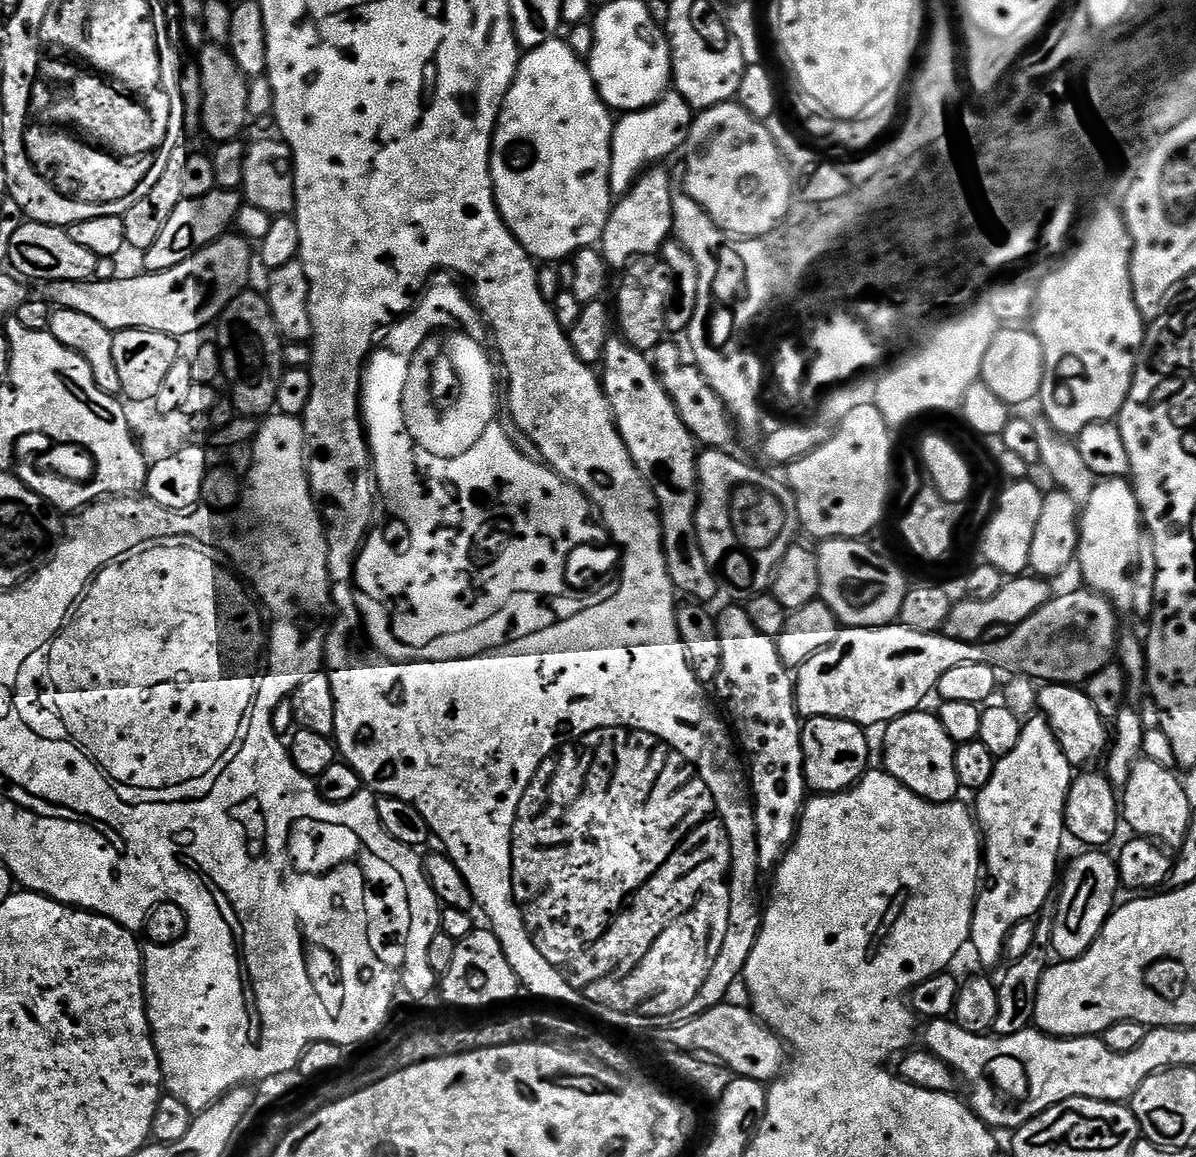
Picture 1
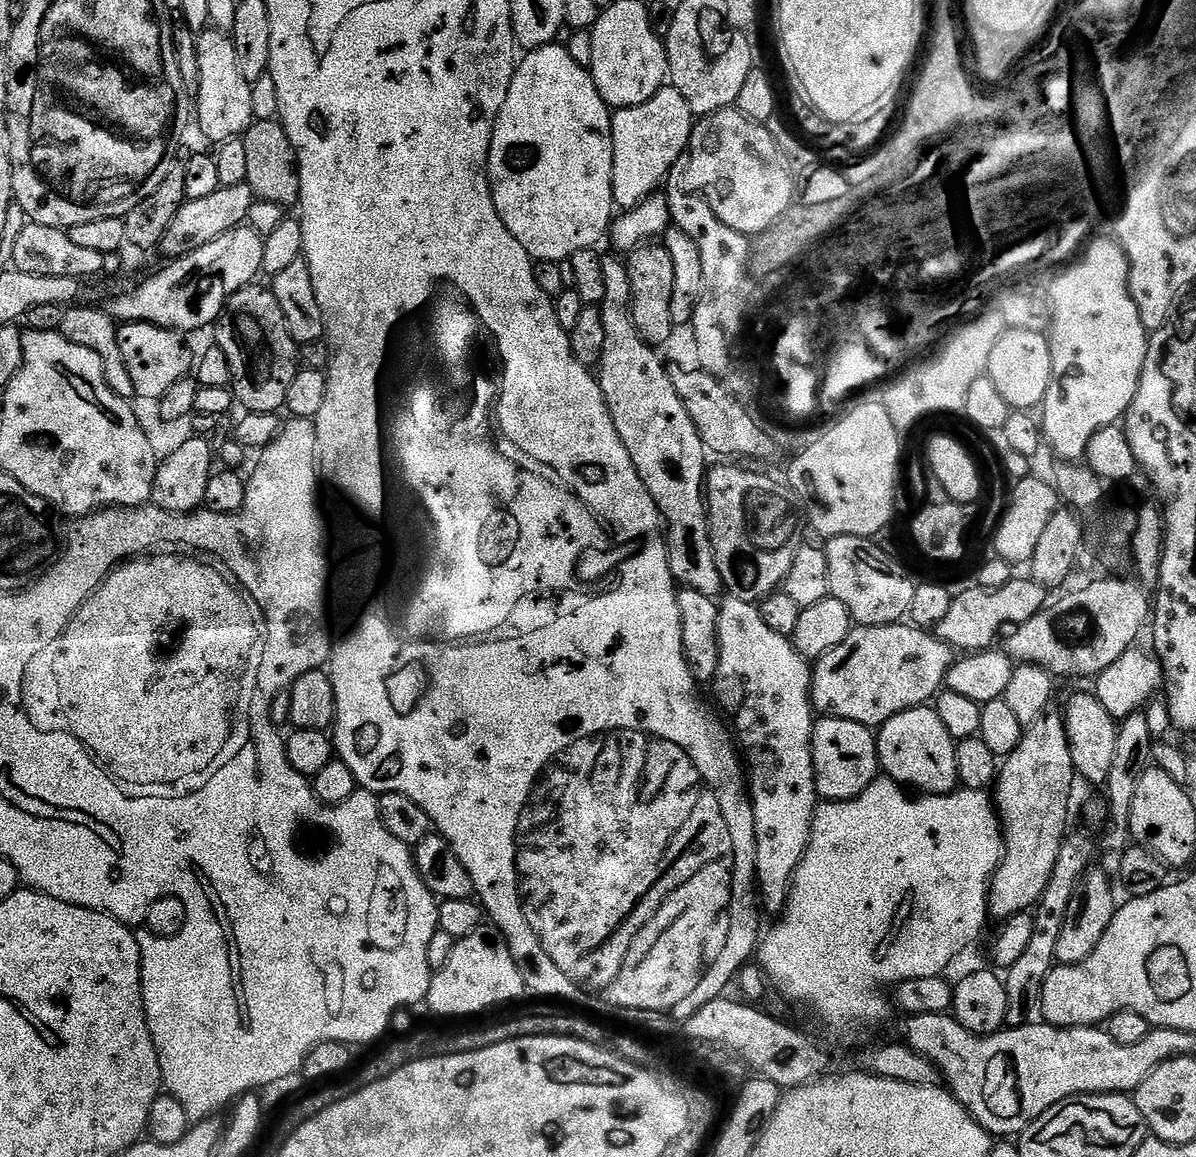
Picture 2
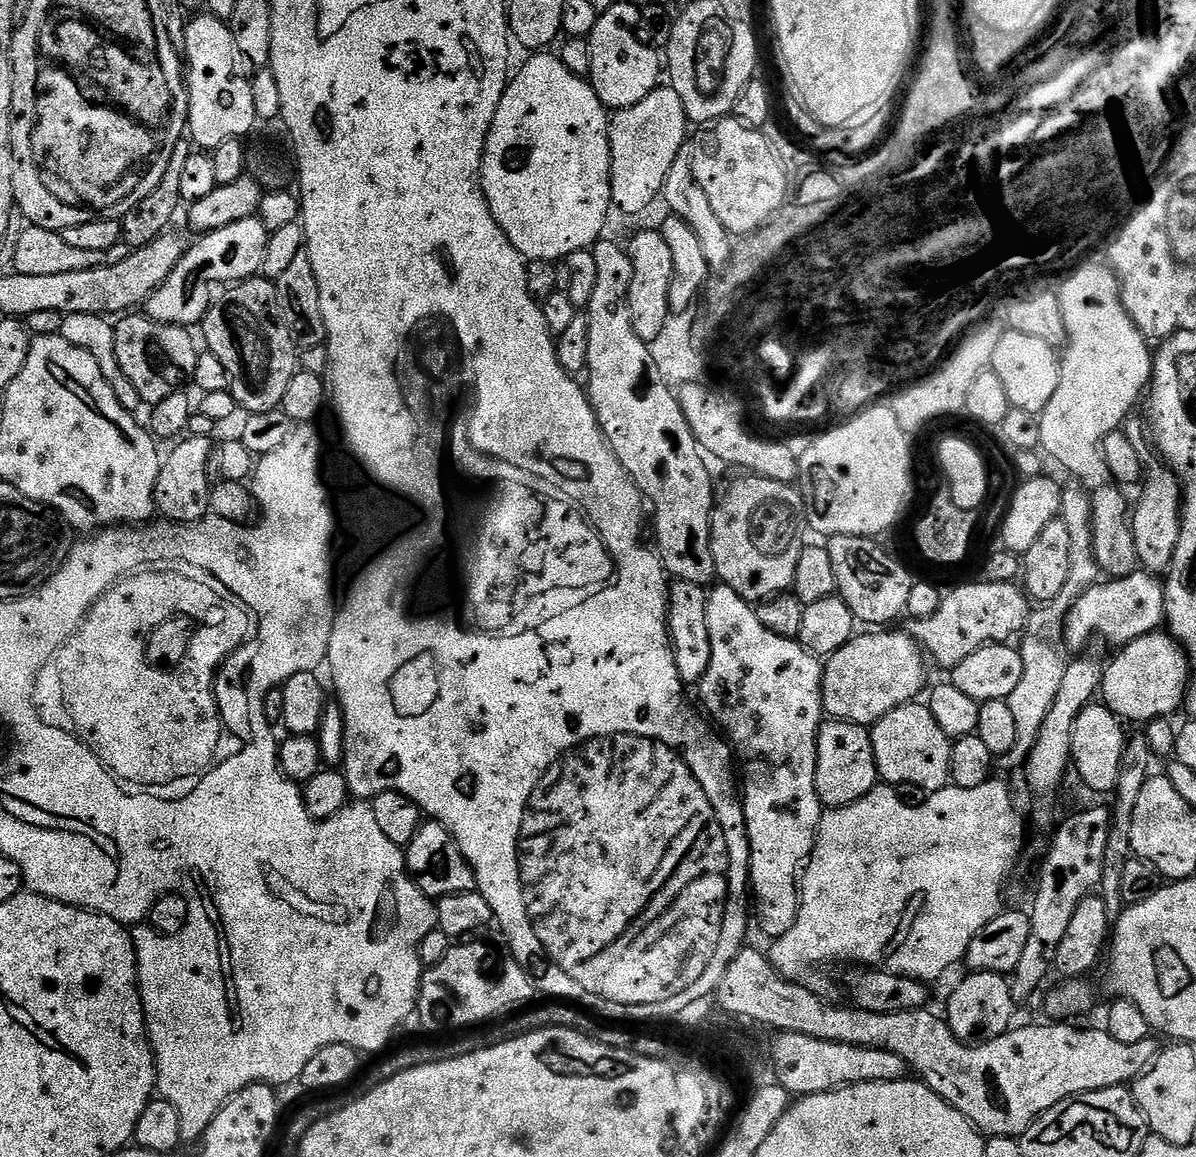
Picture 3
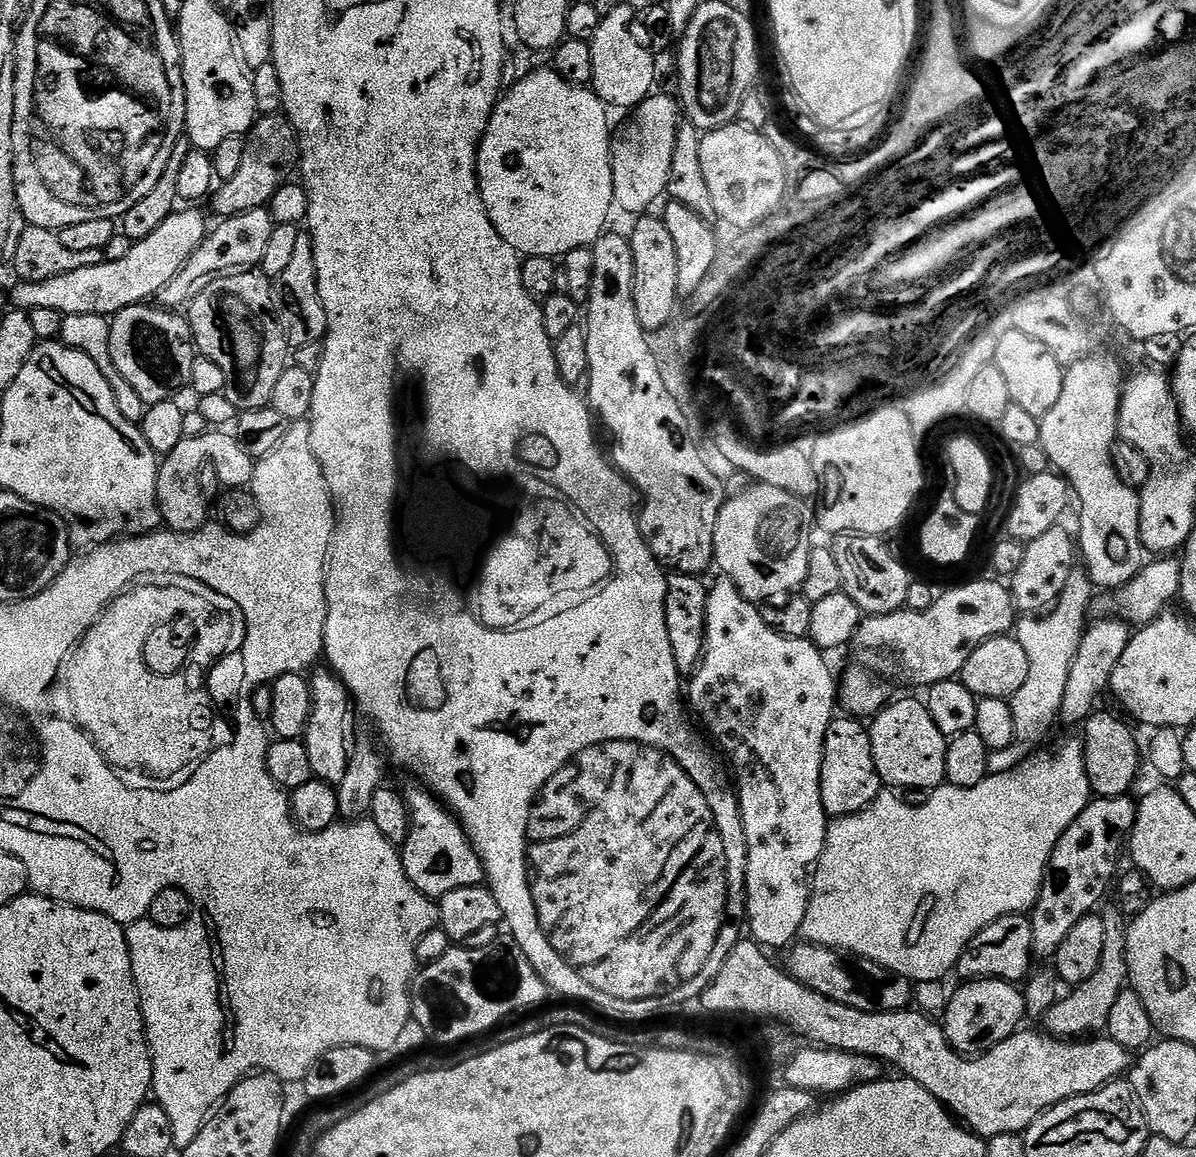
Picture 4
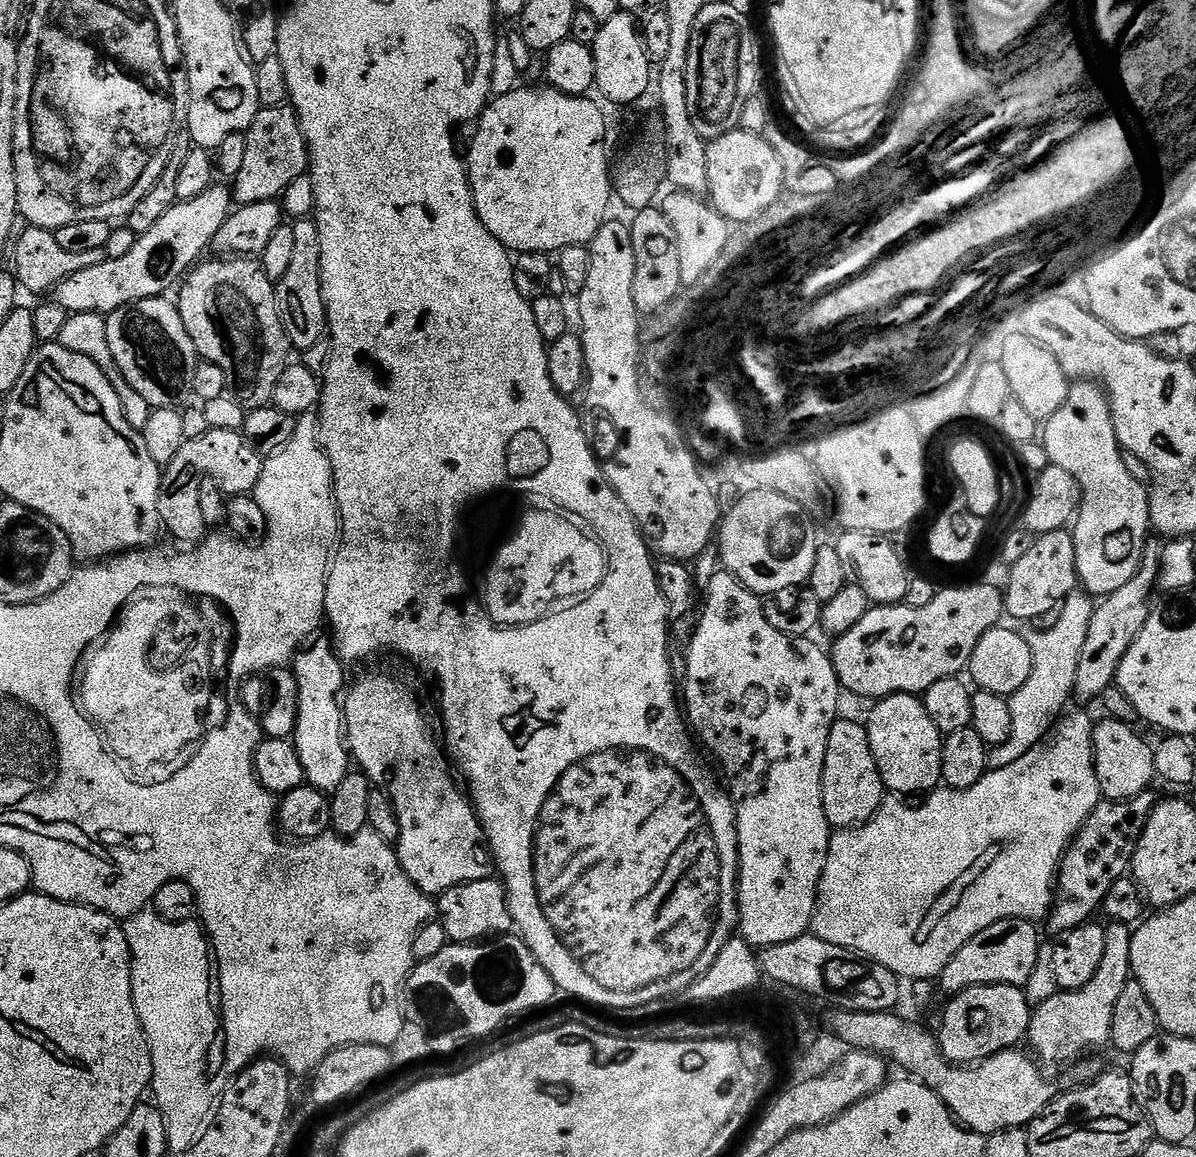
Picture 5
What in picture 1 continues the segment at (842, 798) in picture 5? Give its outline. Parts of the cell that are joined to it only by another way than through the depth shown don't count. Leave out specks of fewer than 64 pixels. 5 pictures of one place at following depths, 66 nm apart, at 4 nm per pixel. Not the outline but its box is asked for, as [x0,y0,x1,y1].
[800,716,869,793]

